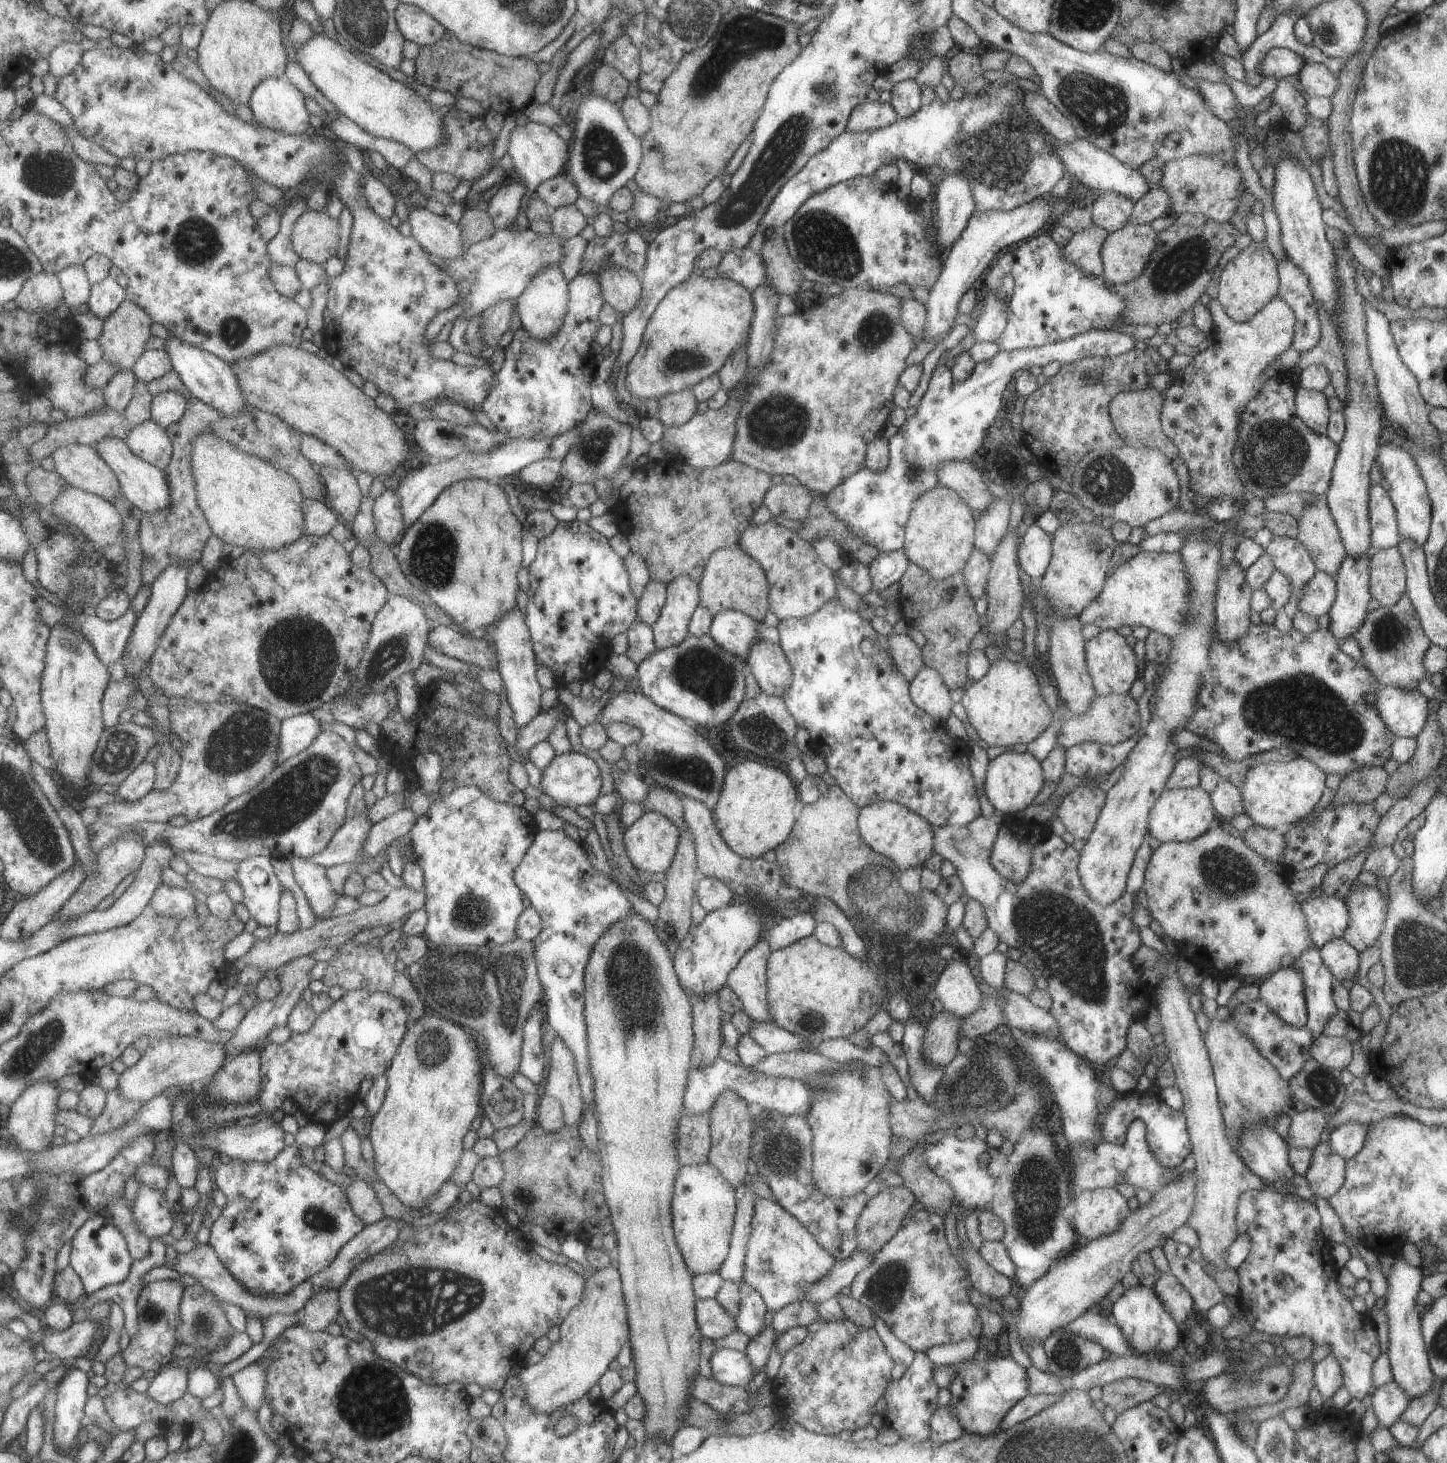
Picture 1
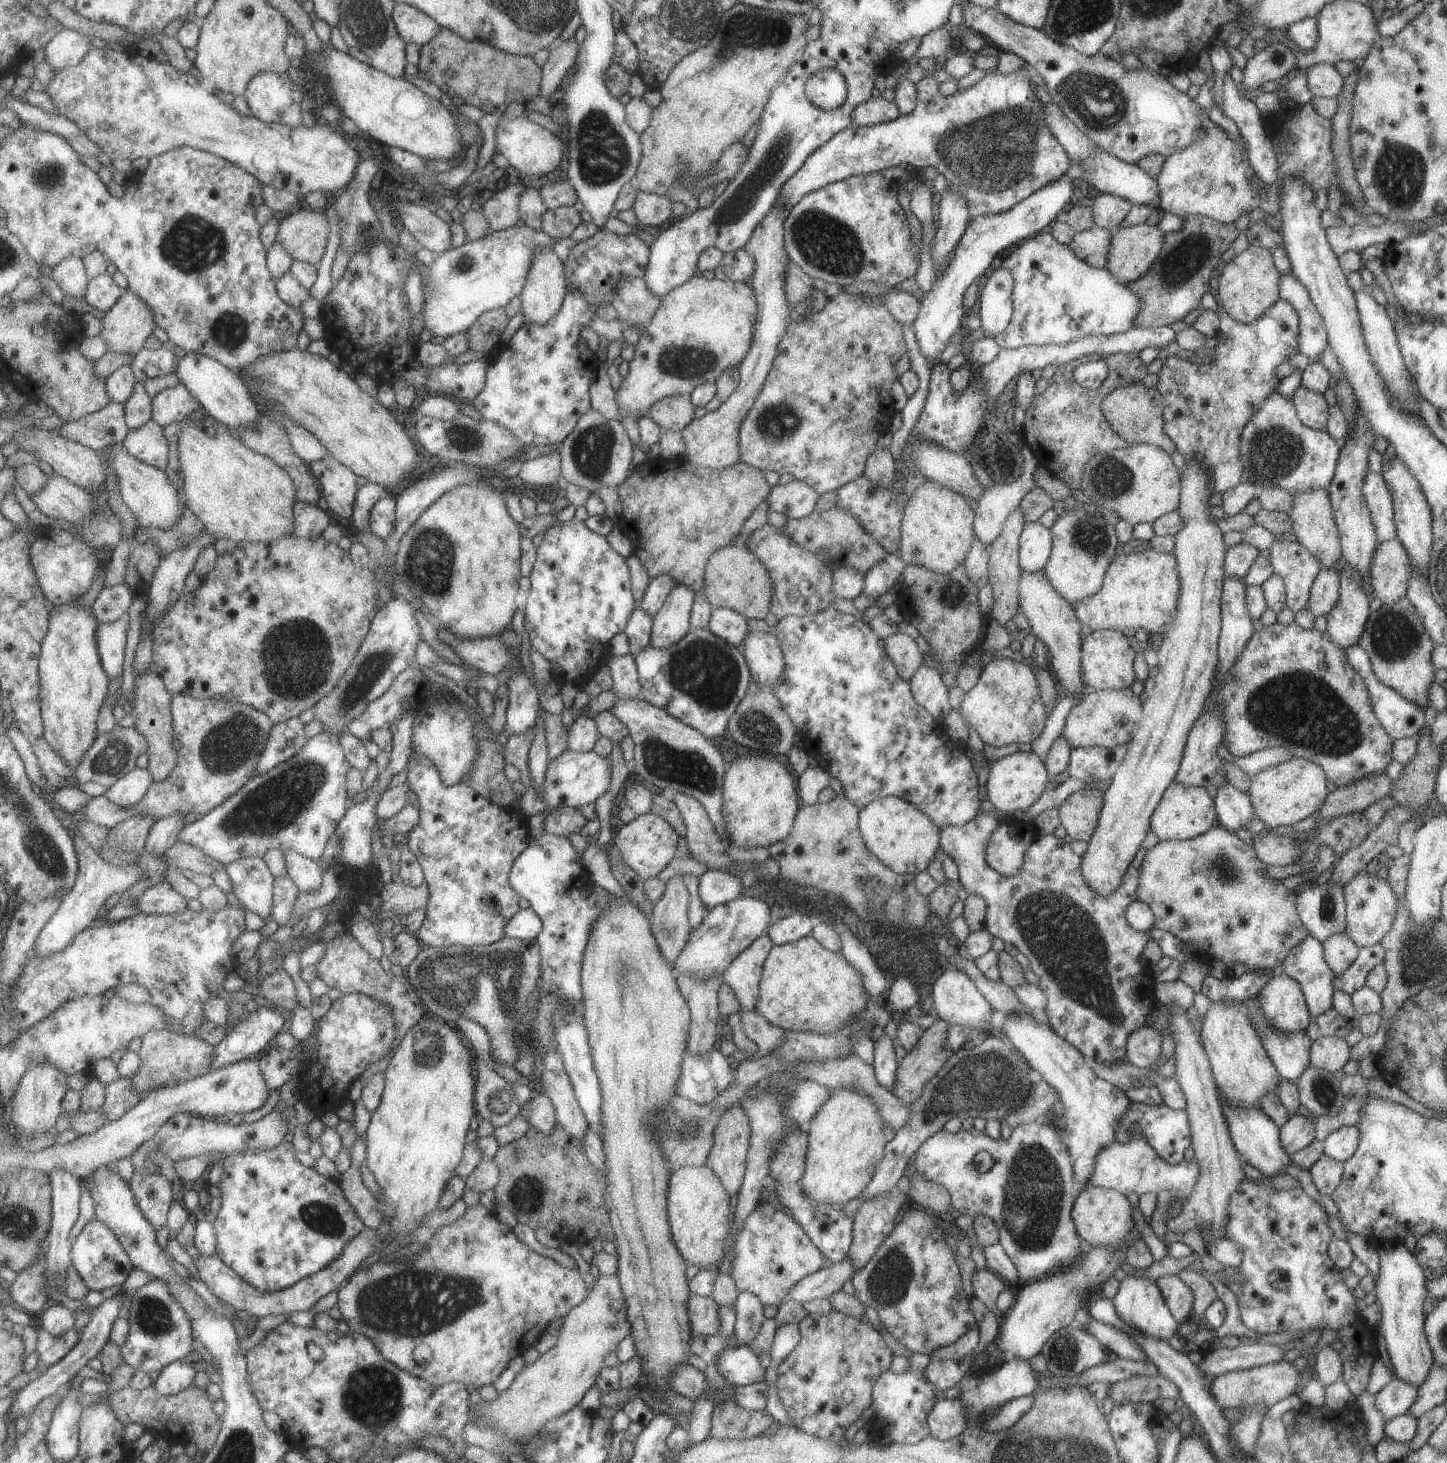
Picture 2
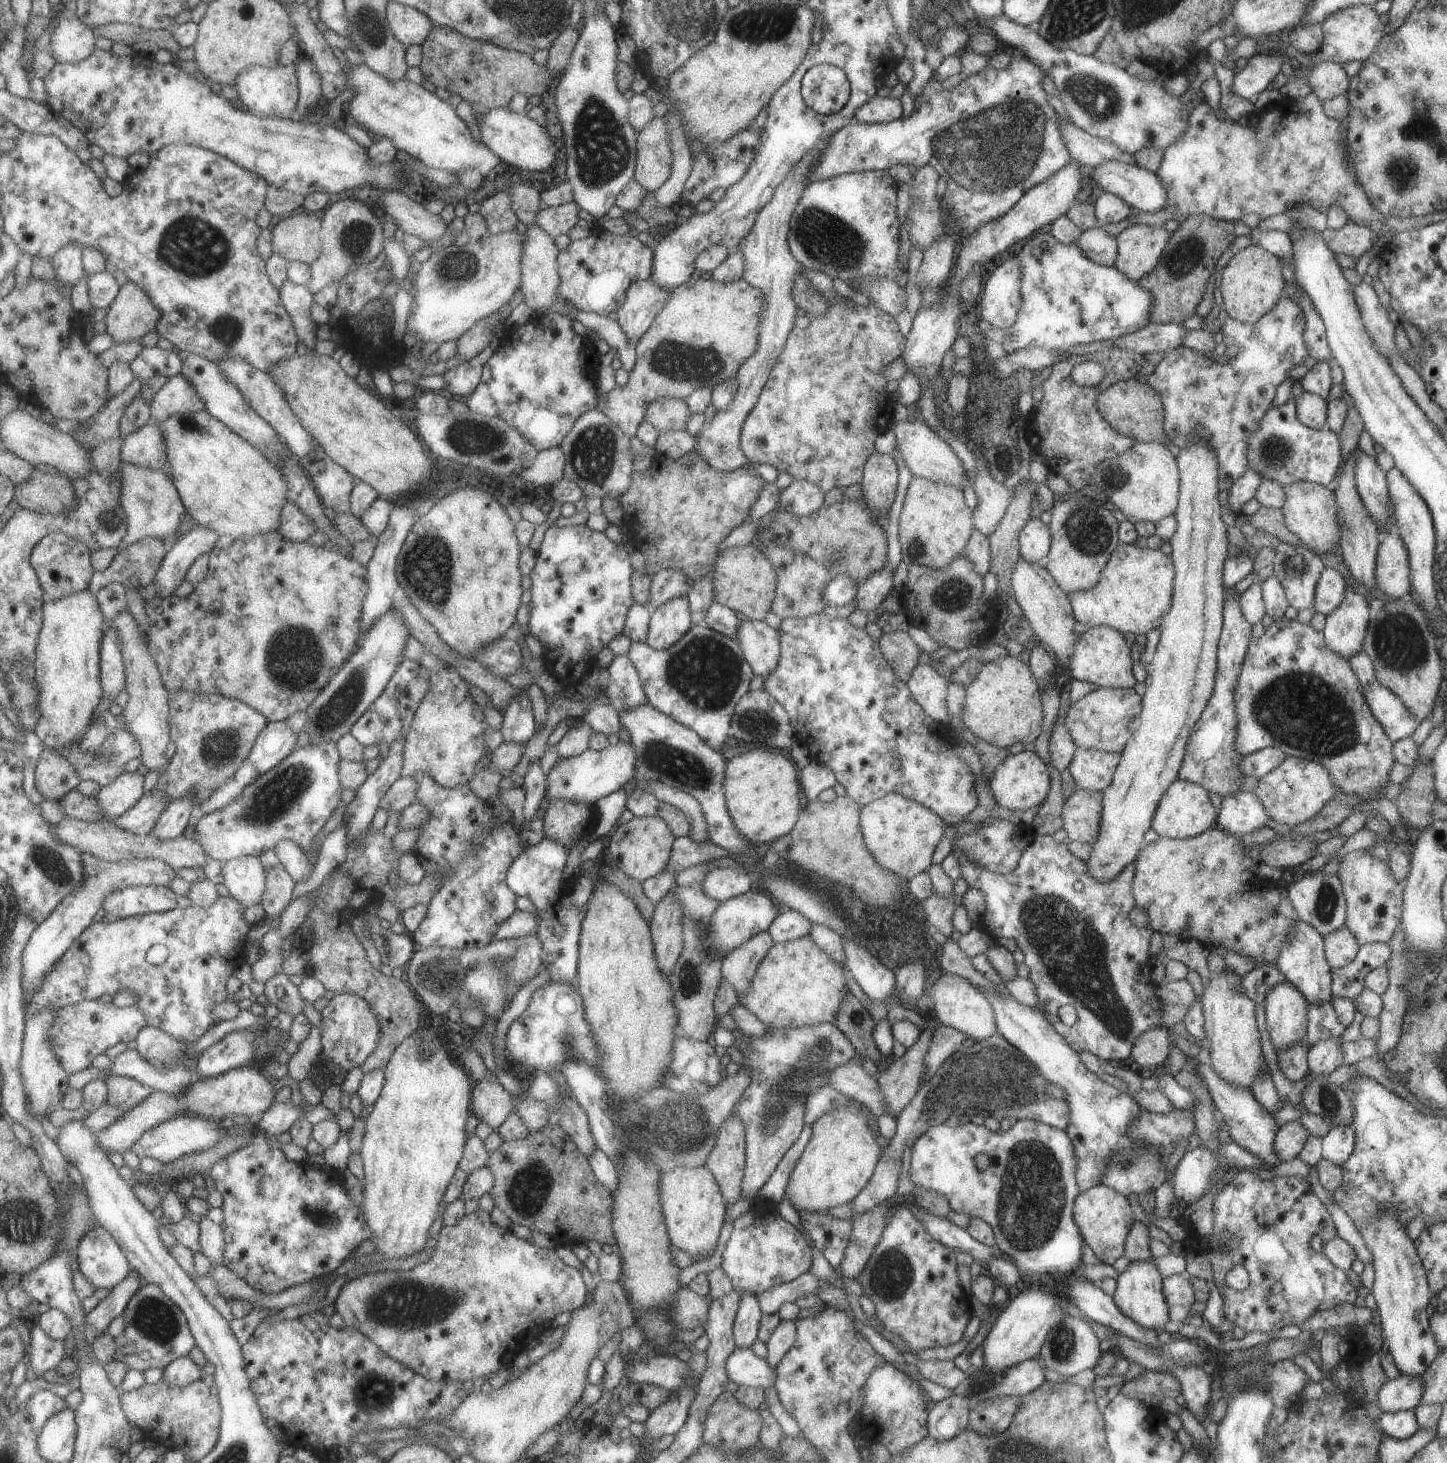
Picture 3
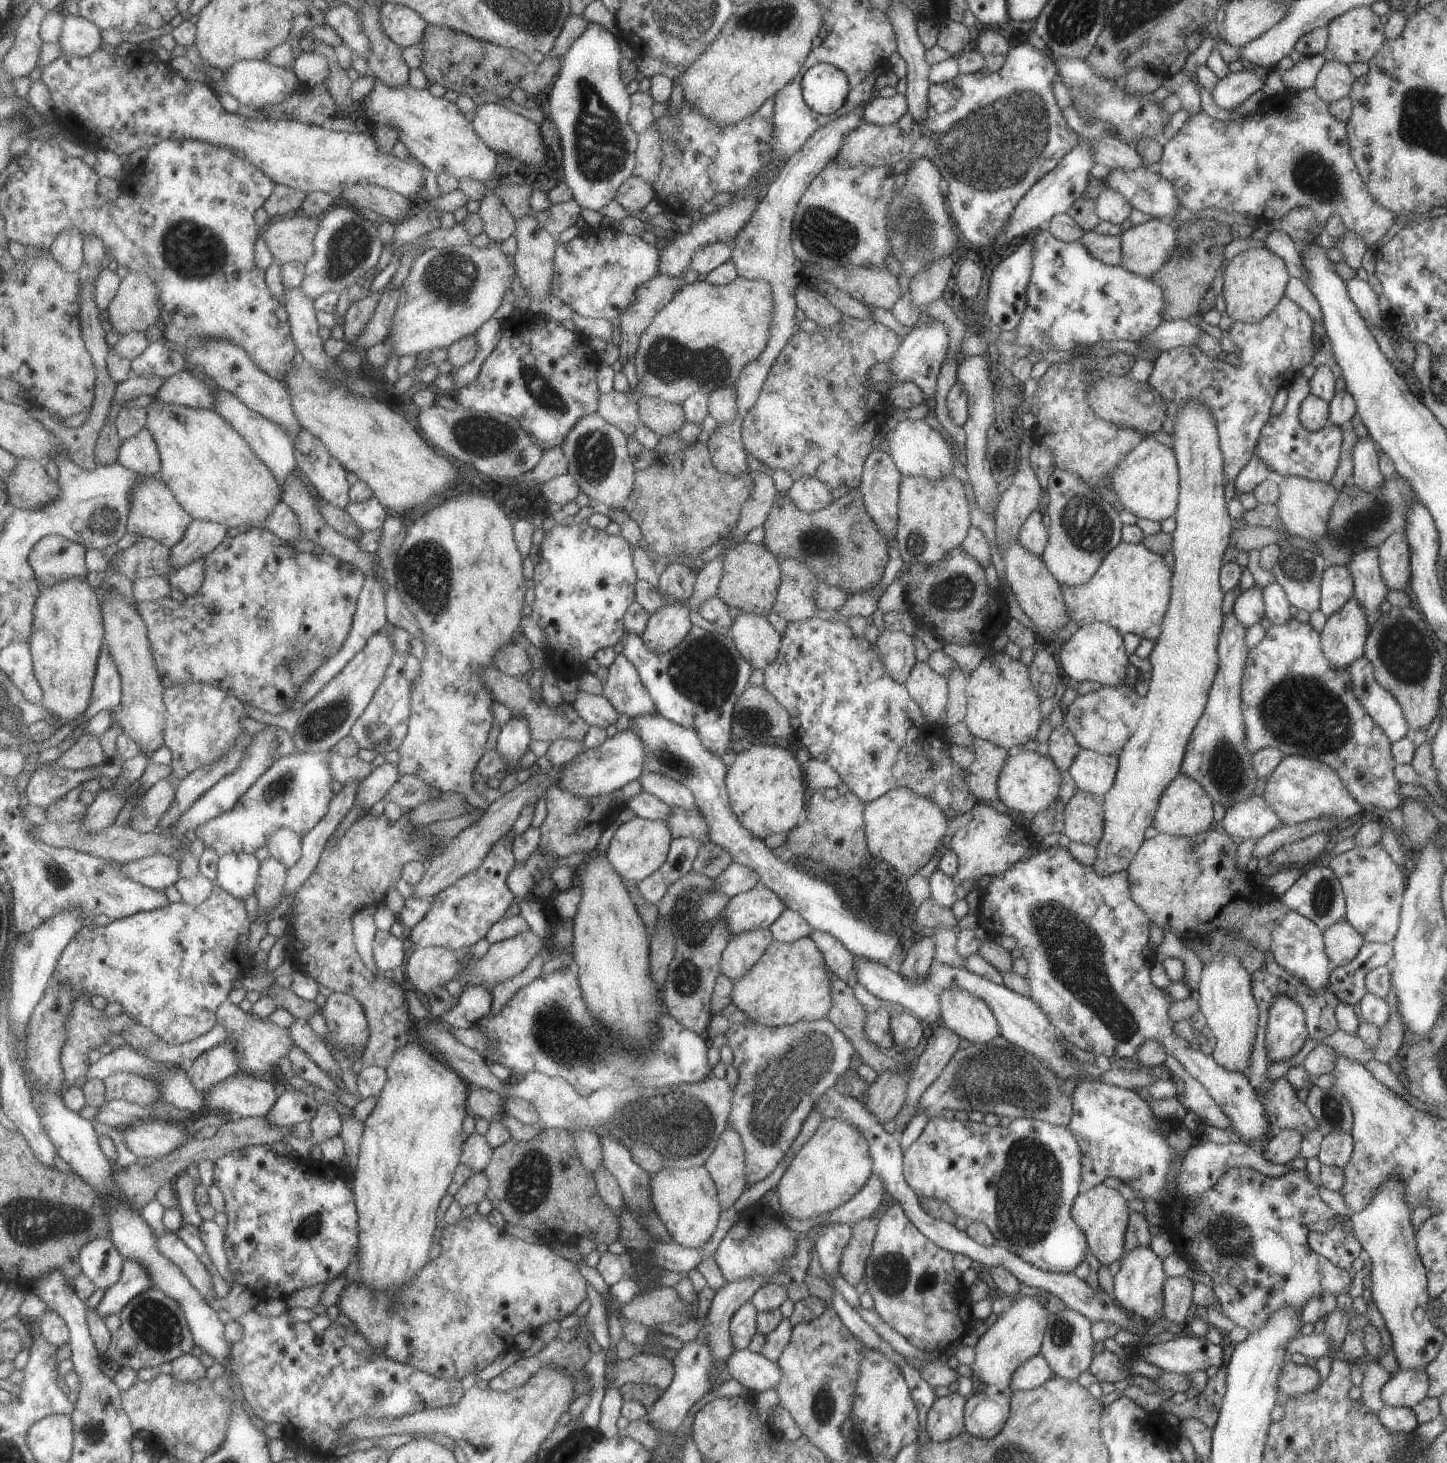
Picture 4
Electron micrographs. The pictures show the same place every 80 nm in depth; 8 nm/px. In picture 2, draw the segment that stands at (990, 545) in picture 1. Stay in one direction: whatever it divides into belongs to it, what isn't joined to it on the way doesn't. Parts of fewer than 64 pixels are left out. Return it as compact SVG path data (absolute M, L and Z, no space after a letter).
M1022 447L1020 453L1023 457L1023 468L1016 480L992 488L983 487L980 500L976 502L972 529L974 536L985 546L989 546L992 540L995 540L1002 531L1009 513L1017 508L1027 491L1035 487L1033 473L1038 465L1036 458L1027 447Z

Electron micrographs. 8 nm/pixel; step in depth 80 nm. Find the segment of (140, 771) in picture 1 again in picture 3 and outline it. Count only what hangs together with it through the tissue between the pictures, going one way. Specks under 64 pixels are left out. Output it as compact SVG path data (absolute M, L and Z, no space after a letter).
M123 772L110 785L101 788L97 798L106 814L106 820L115 822L131 810L145 794L145 776L135 772Z

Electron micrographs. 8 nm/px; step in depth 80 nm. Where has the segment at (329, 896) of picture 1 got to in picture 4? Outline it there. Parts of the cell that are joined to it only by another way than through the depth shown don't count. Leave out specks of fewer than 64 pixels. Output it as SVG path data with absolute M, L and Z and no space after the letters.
M283 827L270 835L268 842L271 856L280 860L290 869L294 867L303 856L302 836L289 827Z

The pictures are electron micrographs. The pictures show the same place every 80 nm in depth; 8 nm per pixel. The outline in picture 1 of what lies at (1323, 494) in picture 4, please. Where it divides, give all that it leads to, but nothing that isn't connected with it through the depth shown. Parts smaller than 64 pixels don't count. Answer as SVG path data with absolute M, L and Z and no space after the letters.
M1323 496L1314 499L1297 519L1296 539L1307 549L1314 567L1335 578L1346 552Z

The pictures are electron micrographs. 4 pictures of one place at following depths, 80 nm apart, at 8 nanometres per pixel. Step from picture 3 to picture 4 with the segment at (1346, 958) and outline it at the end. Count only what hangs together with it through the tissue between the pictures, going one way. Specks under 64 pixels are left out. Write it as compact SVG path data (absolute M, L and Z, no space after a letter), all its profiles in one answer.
M1343 918L1322 932L1324 951L1331 967L1342 967L1351 962L1364 943L1361 935Z

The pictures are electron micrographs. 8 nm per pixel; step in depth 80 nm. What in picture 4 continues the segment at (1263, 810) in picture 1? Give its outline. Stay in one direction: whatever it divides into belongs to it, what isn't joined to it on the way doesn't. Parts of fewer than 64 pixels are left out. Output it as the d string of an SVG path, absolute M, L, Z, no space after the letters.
M1284 755L1266 776L1260 795L1283 825L1296 825L1322 816L1333 817L1343 824L1368 810L1350 797L1333 769L1322 762L1297 755Z

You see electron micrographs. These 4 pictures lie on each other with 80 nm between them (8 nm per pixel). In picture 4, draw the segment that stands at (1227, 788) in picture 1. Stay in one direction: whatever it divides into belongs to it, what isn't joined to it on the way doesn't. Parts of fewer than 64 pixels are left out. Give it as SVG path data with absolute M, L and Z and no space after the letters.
M1249 795L1224 809L1224 815L1218 824L1237 841L1261 838L1275 829L1277 815L1267 806L1261 795Z

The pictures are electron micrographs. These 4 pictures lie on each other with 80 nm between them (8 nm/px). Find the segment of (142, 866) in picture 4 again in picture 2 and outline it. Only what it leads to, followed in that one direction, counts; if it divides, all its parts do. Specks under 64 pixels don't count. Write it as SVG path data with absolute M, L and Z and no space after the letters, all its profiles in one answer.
M73 833L74 845L78 852L80 862L80 873L72 891L64 898L61 908L54 914L54 917L44 926L44 929L37 937L31 956L50 955L59 952L69 946L77 934L81 934L99 916L101 904L111 896L111 894L122 894L128 891L137 881L142 879L144 873L140 869L140 864L120 867L109 864L101 853L84 839L83 835Z

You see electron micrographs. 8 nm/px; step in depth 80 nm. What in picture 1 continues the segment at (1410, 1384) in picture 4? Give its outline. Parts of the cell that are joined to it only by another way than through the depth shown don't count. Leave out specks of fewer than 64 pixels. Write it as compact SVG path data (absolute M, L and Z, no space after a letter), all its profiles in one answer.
M1393 1380L1378 1386L1367 1398L1378 1424L1387 1428L1401 1416L1408 1400L1404 1390Z

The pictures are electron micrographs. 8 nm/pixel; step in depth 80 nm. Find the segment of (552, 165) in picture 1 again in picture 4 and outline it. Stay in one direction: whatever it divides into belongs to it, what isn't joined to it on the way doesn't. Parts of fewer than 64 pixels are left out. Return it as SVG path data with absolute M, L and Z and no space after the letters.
M487 103L475 108L472 120L473 130L480 136L484 143L500 155L508 156L525 166L541 166L547 160L547 148L541 140L539 126L533 124L531 119L513 113L503 105Z

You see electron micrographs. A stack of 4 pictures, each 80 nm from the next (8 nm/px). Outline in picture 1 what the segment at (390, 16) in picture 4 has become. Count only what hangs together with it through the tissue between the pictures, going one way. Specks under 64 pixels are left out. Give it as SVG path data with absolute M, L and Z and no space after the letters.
M401 3L395 14L408 41L431 46L445 36L443 24L420 6Z

